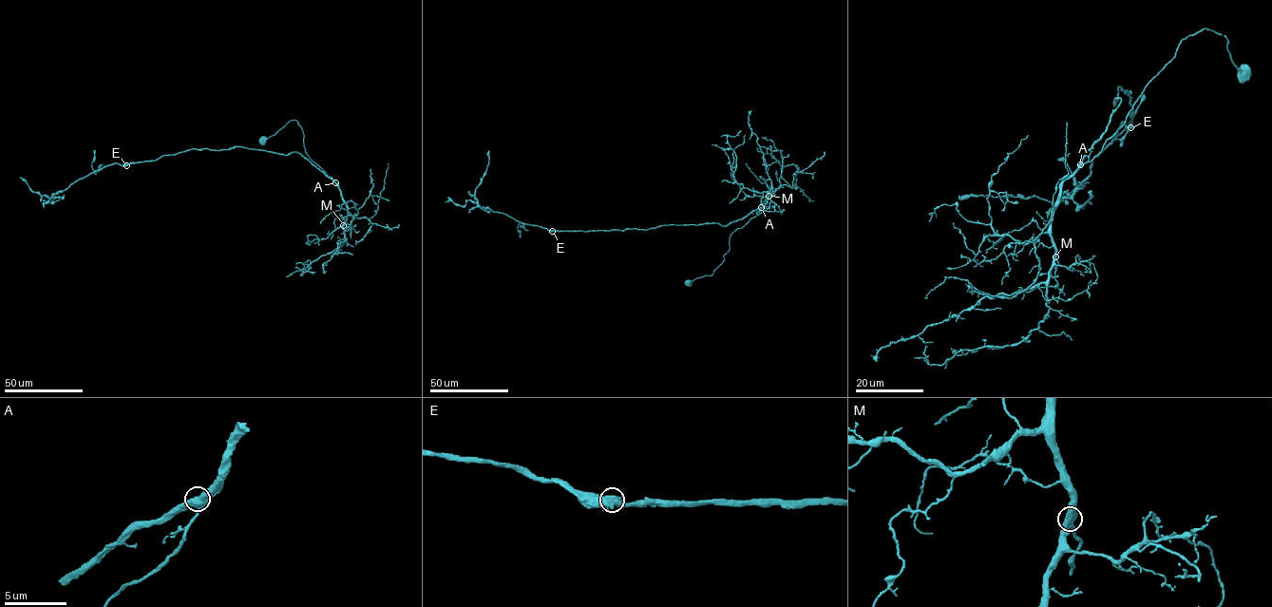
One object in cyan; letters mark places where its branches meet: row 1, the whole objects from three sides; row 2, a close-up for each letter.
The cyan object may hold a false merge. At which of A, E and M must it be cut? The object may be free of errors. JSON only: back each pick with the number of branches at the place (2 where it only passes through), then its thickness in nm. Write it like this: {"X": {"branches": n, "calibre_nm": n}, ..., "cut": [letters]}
{"cut": []}

